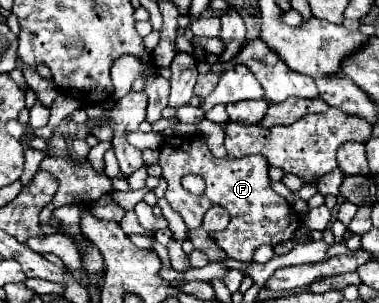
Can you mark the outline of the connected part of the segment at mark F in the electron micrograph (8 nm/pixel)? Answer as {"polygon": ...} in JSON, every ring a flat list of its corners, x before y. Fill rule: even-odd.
{"polygon":[[201,135,193,137,167,137,163,145,159,147,159,165,163,169,163,177,167,179,167,201,173,211,177,211,185,225,189,229,201,227,203,215,207,213,209,207,221,205,227,209,231,215,229,225,223,231,211,231,211,239,227,253,227,257,249,263,253,257,253,251,259,245,277,245,287,239,293,239,295,231,301,227,299,223,299,213,271,189,271,179,269,179,269,163,263,159,263,155,249,155,243,159,231,159,231,157,215,157,207,141],[183,173,197,173,205,179,207,189,205,195,195,197,187,193,181,187,181,177]]}

